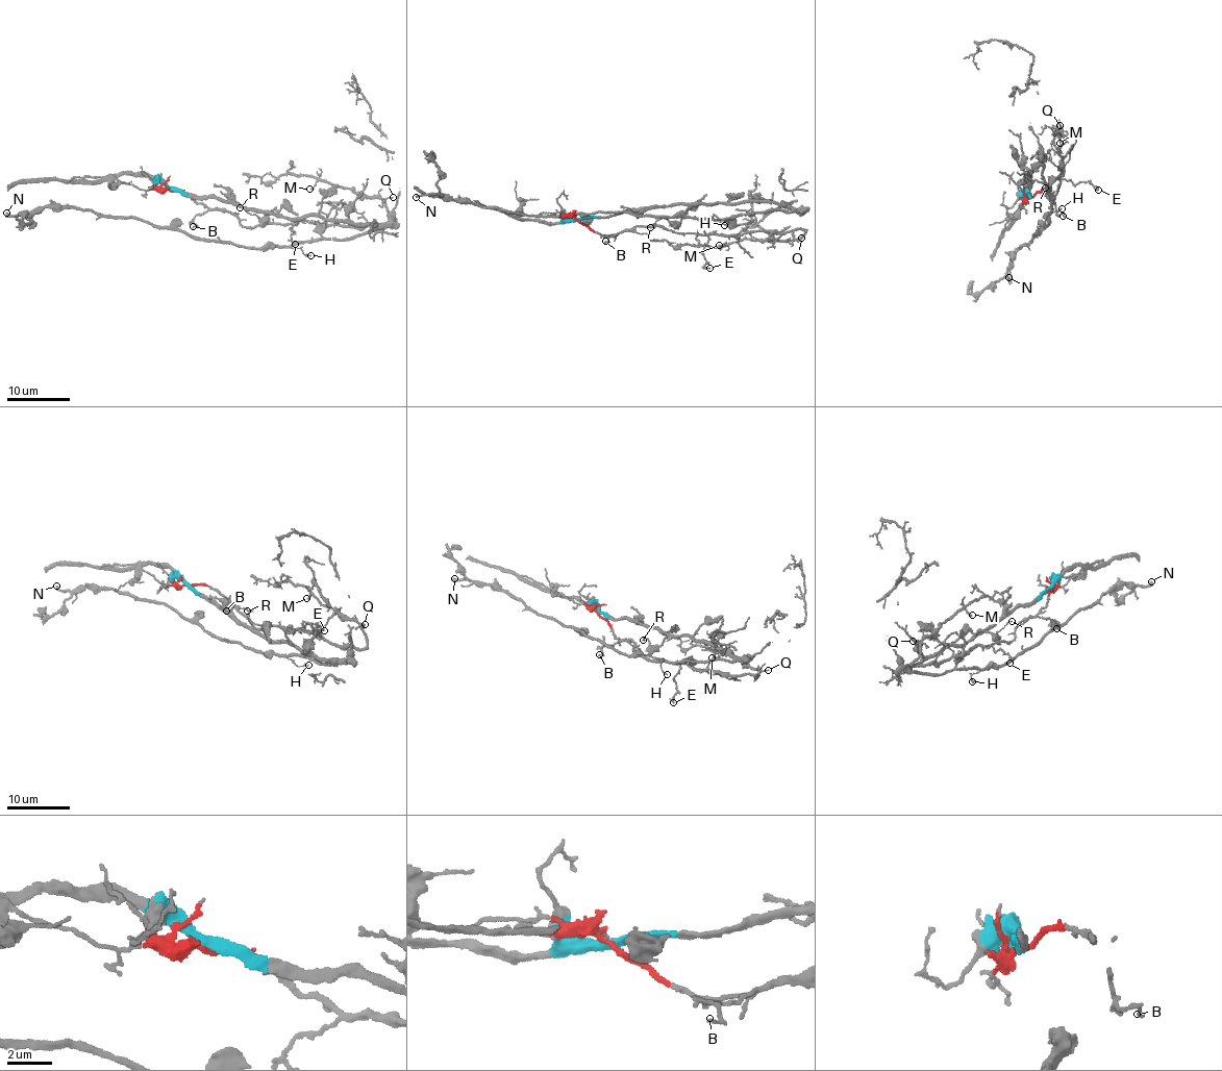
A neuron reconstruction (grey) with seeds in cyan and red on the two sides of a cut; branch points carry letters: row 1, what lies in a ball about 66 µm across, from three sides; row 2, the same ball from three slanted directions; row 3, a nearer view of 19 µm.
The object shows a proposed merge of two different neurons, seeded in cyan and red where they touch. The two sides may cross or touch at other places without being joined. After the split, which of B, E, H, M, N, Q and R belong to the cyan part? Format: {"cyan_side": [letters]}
{"cyan_side": ["H", "N", "R"]}

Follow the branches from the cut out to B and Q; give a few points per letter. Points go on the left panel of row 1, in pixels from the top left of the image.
B: (170, 189), (184, 193), (207, 208), (196, 215), (193, 223), (196, 226), (193, 226)
Q: (170, 189), (209, 207), (231, 212), (245, 227), (300, 220), (381, 225), (393, 219), (384, 202), (393, 197)

